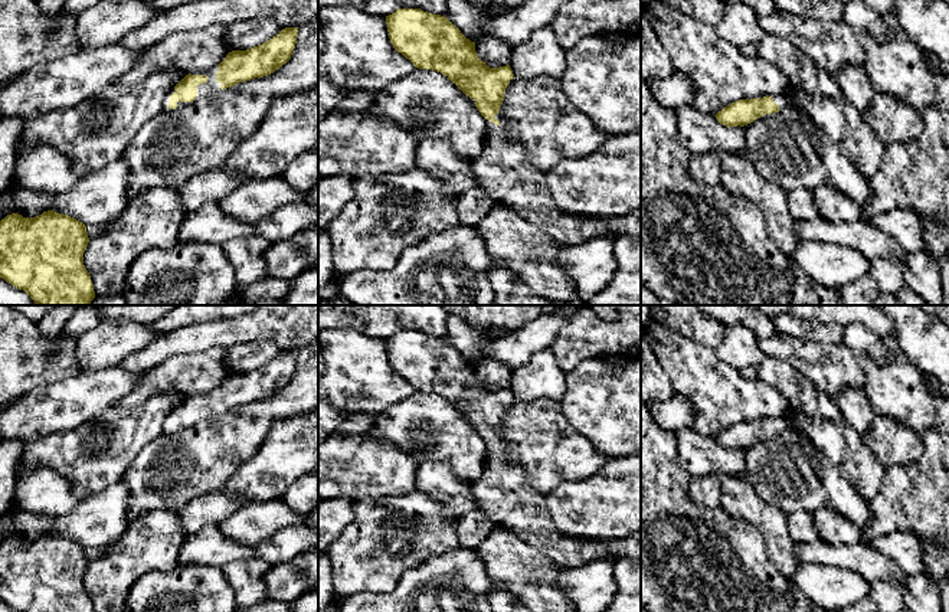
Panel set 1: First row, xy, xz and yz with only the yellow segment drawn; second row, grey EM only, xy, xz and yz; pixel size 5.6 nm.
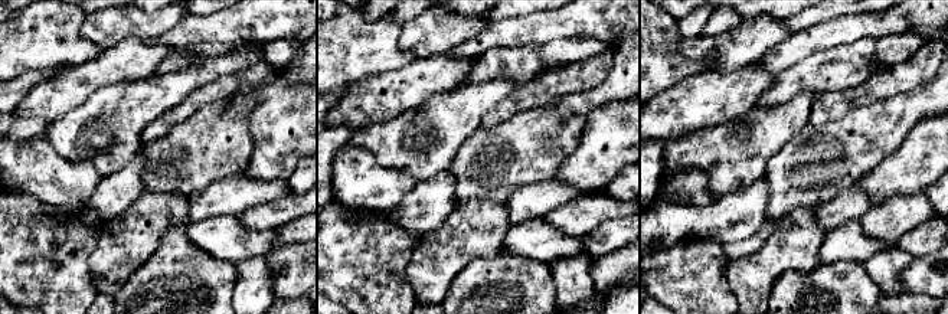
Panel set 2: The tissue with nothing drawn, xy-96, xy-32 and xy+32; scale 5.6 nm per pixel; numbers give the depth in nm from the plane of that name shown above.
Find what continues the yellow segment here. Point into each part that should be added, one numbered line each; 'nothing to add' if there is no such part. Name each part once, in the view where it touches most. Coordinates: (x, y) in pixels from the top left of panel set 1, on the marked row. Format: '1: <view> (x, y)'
1: xy (166, 101)

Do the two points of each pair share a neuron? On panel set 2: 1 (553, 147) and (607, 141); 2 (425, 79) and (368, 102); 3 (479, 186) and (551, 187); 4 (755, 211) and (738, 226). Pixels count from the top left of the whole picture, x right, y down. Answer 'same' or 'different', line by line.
1: different
2: same
3: different
4: same

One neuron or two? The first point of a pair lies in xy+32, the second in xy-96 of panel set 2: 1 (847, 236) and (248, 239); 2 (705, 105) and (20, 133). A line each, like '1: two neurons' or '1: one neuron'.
1: one neuron
2: two neurons

